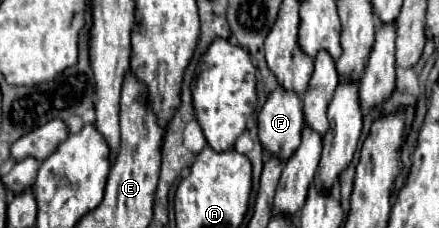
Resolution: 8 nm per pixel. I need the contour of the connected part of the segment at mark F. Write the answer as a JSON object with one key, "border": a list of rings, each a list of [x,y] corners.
{"border":[[[277,85],[259,113],[259,139],[265,151],[287,161],[299,147],[303,125],[301,97]]]}

